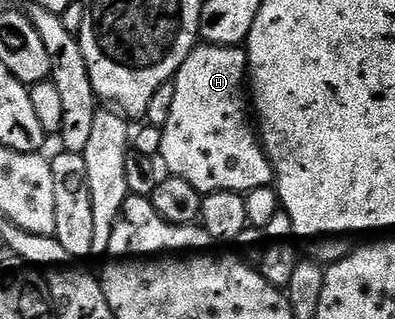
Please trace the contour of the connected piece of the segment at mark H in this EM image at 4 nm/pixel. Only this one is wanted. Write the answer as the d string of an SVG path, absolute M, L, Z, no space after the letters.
M201 43L190 51L172 80L175 99L171 102L171 115L167 115L167 123L160 126L159 161L168 176L187 179L187 183L191 183L191 187L198 189L202 195L217 189L247 194L259 187L274 184L273 164L269 162L265 148L261 145L251 116L251 105L247 100L248 67L249 54L244 48Z

